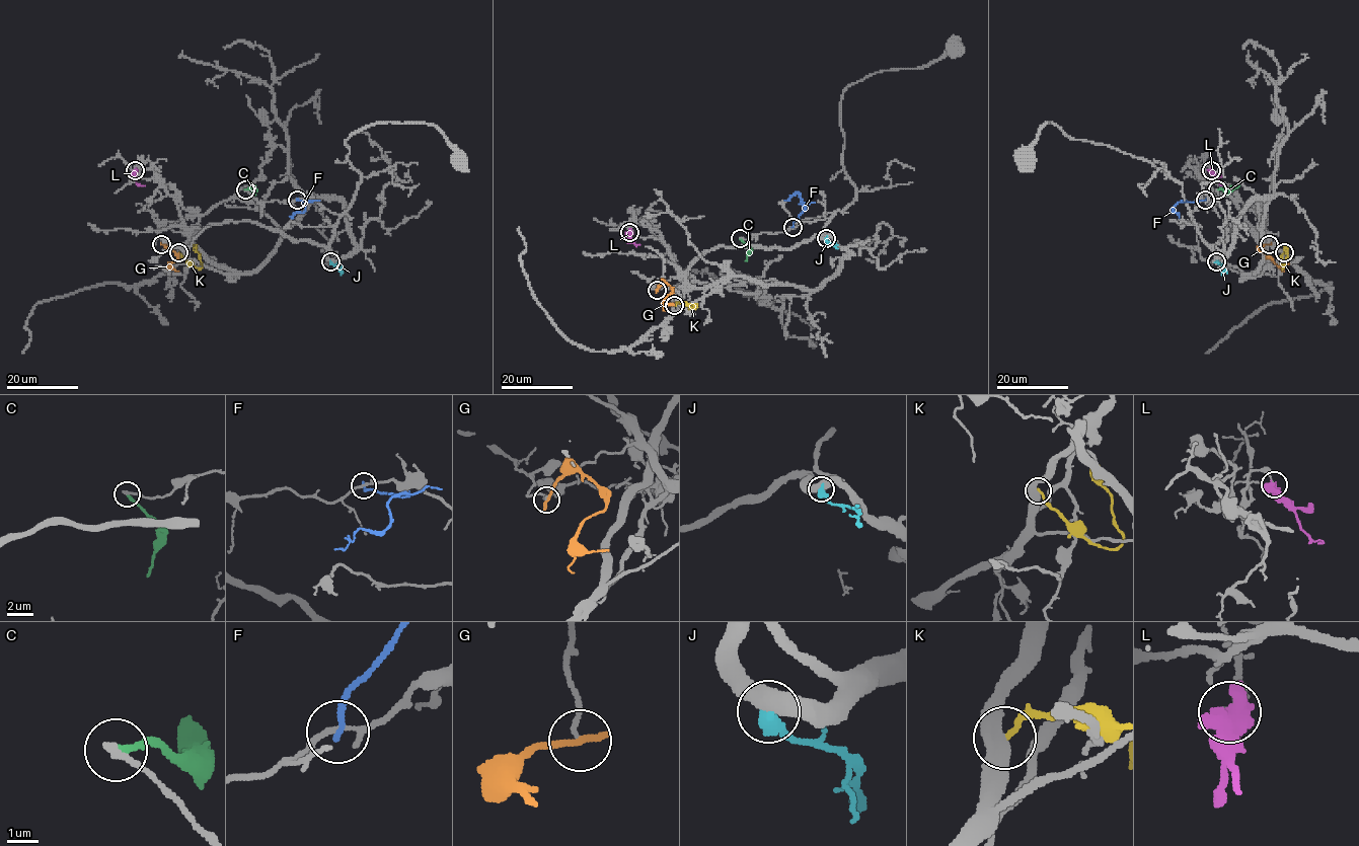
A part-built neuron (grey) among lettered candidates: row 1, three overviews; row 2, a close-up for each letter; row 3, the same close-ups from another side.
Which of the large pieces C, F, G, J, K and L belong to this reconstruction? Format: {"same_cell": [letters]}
{"same_cell": []}

